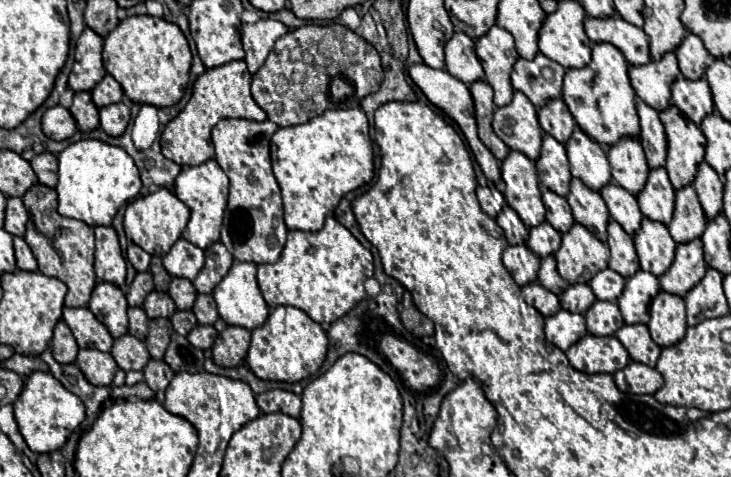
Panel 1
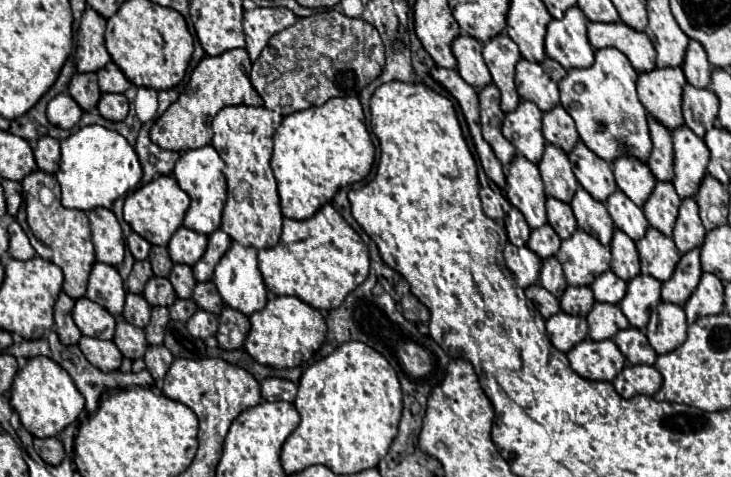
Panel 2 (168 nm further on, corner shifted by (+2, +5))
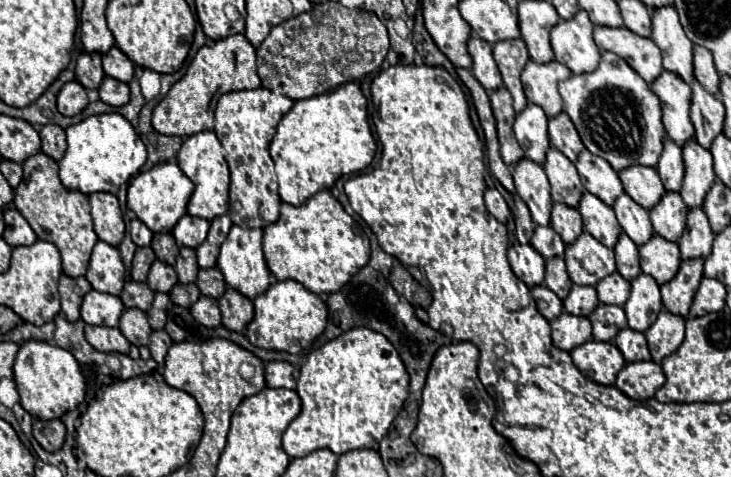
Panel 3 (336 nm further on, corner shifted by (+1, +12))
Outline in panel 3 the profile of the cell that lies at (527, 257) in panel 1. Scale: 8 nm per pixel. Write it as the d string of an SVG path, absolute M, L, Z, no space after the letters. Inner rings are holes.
M511 244L509 246L509 264L519 280L529 288L543 282L543 264L545 258L531 244Z

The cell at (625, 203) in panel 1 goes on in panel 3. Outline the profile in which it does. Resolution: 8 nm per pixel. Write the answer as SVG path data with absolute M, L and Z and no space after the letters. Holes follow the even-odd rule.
M621 194L615 200L613 210L617 214L617 220L619 220L623 232L637 246L645 244L653 236L653 226L651 226L651 220L649 220L649 212L643 206L639 206L631 196Z

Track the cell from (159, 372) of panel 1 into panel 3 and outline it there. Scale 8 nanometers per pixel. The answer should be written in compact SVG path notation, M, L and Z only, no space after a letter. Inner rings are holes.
M157 330L157 332L151 334L149 352L151 352L151 358L153 358L159 366L163 366L165 356L167 356L171 344L173 344L173 340L171 340L171 336L169 336L165 330Z

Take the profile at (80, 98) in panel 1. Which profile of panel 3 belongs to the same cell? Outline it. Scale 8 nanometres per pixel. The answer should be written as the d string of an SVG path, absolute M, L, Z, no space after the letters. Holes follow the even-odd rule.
M97 52L81 54L75 66L75 80L87 90L97 90L103 78L105 78L105 72L101 68L101 54Z

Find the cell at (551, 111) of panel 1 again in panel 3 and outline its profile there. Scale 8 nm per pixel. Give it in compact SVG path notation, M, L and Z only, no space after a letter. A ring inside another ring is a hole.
M559 112L557 116L549 118L549 140L551 140L551 146L561 150L573 162L577 160L577 154L583 150L583 142L571 118L565 112Z

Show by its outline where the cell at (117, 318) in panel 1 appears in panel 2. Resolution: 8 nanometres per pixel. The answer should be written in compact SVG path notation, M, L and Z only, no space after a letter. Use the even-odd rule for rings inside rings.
M96 261L88 279L86 297L108 309L112 315L120 315L126 297L124 281L114 267Z

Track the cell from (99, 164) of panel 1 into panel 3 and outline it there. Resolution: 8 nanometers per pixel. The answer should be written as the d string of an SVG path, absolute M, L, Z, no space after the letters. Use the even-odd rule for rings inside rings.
M121 114L89 116L79 124L69 126L65 132L67 152L59 162L59 178L67 190L79 190L83 194L117 194L119 186L129 182L147 162L145 144Z

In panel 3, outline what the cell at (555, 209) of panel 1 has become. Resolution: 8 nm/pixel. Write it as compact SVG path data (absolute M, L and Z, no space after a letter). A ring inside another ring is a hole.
M555 202L551 208L551 226L563 238L565 244L571 244L583 232L583 220L577 208Z

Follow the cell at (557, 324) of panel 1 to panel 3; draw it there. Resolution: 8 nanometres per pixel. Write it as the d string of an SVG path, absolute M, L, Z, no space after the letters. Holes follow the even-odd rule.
M561 312L555 320L551 320L551 338L557 348L569 352L591 340L591 322L585 316Z

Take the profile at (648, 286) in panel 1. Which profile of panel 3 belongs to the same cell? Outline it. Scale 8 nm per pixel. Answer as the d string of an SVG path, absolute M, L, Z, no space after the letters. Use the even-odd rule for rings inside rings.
M639 274L631 280L631 296L627 298L623 310L627 314L629 328L637 332L645 332L653 322L659 310L663 308L659 284L649 274Z

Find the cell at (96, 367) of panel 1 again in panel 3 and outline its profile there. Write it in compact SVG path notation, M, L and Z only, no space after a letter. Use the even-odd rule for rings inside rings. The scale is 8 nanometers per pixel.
M85 326L85 338L87 342L99 350L99 352L119 352L127 354L129 352L129 342L127 338L119 332L119 328L107 328L107 326Z

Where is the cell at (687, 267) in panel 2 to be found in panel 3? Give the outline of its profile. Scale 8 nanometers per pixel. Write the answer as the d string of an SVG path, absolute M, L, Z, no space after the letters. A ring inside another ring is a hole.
M701 258L683 260L675 278L661 286L663 306L669 312L685 318L689 314L691 300L693 300L695 288L699 288L701 278L703 278L703 260Z

